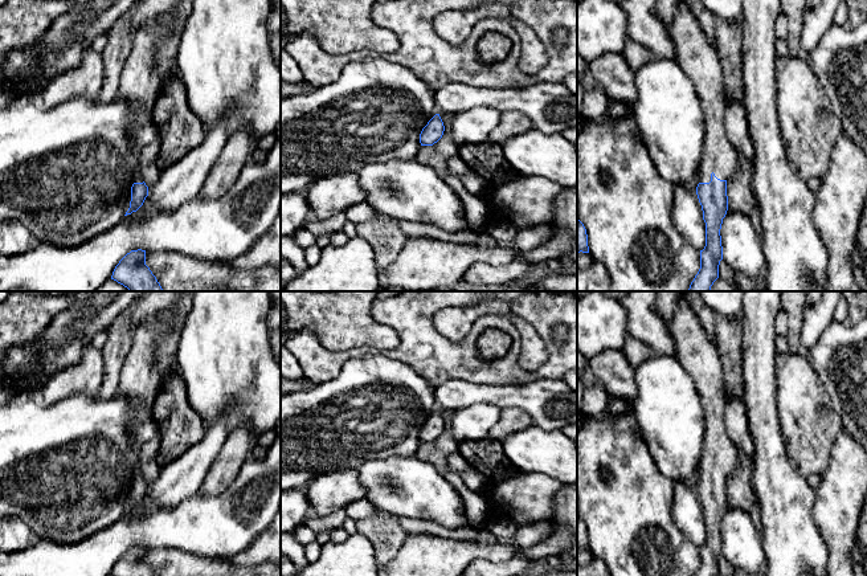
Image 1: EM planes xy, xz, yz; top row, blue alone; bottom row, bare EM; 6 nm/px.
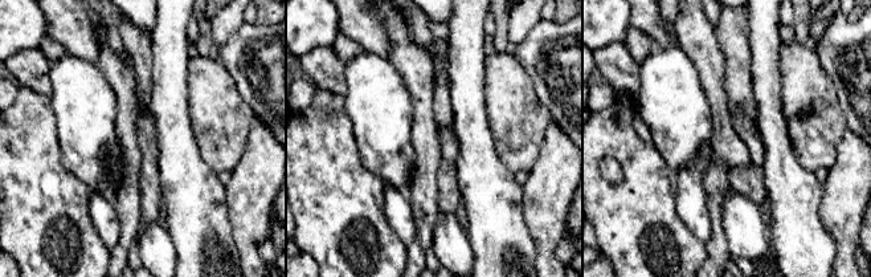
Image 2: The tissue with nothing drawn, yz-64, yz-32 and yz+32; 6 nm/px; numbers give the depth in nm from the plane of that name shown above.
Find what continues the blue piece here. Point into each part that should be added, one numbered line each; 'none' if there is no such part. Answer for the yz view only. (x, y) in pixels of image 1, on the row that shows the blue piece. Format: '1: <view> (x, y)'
1: yz (694, 53)

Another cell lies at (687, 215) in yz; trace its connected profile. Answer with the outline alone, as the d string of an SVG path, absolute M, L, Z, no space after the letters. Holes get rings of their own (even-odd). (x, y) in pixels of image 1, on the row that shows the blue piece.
M674 184L672 220L680 236L698 252L706 246L706 222L696 191Z

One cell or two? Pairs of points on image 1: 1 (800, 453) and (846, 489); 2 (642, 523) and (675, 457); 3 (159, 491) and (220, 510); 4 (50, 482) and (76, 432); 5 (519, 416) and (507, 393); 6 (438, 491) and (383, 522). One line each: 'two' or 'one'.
1: two
2: two
3: two
4: one
5: two
6: two

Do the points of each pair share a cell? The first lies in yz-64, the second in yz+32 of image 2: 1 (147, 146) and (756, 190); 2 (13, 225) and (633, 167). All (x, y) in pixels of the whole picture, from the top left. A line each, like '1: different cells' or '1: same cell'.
1: same cell
2: same cell

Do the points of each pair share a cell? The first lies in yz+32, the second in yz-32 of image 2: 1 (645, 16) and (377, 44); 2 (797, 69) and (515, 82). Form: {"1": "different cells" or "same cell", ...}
{"1": "same cell", "2": "same cell"}

